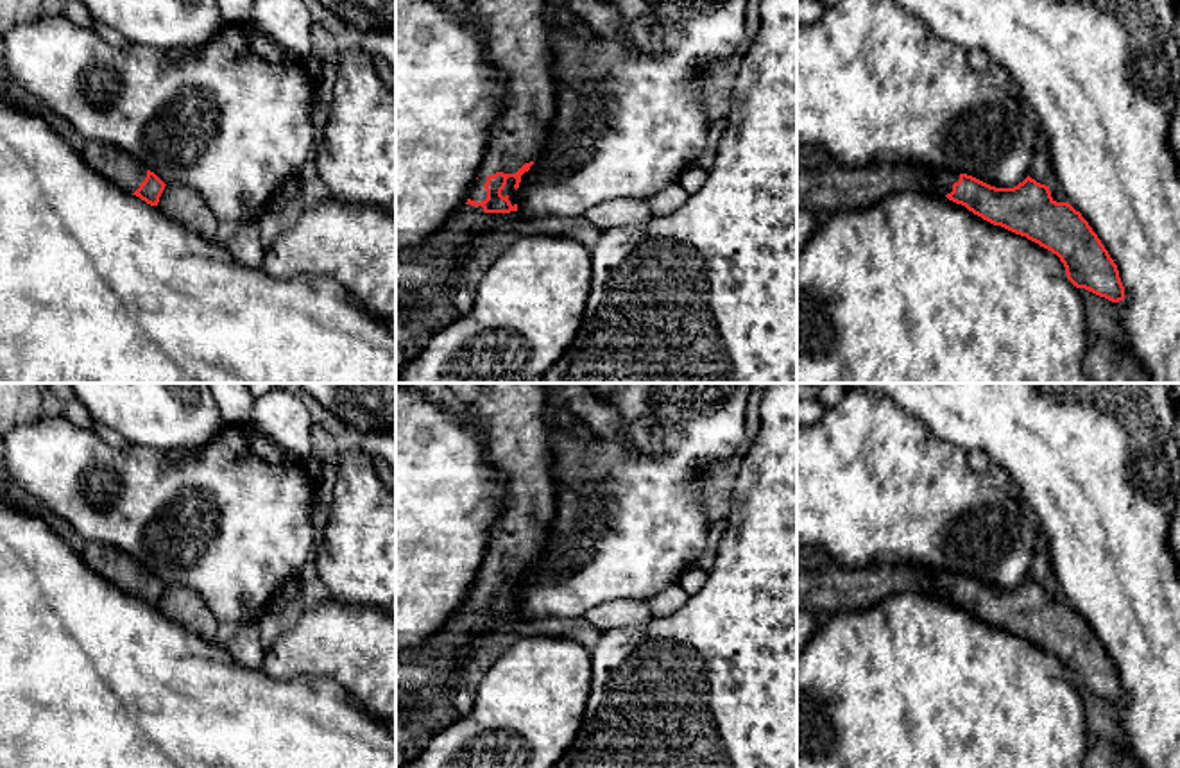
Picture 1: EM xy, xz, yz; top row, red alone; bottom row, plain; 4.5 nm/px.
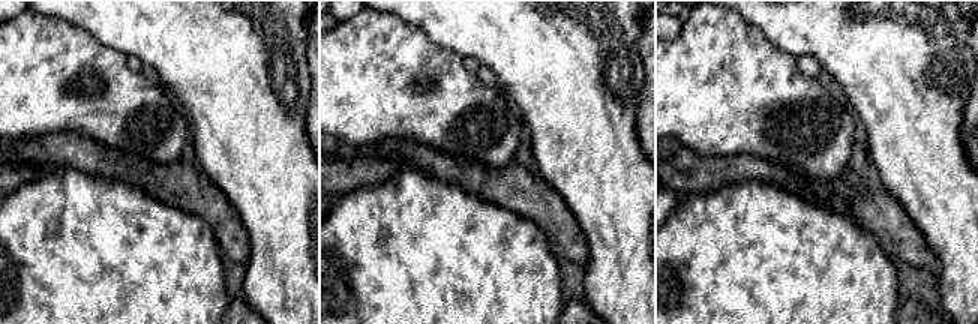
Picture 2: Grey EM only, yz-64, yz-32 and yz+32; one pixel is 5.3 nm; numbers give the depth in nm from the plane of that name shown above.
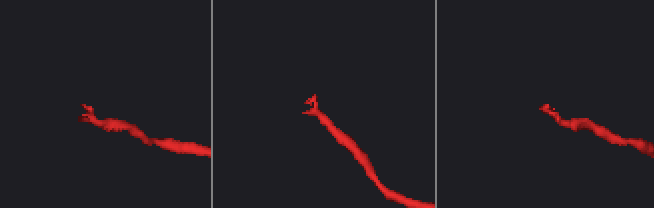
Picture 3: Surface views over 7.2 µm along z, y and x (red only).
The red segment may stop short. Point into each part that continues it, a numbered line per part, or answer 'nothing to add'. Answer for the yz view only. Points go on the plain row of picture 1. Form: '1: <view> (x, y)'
1: yz (944, 580)

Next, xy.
1: xy (110, 563)

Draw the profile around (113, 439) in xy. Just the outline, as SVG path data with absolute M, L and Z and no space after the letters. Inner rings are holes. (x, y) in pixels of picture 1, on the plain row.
M95 422L93 431L111 448L127 448L129 442L116 431L109 430L107 426Z

